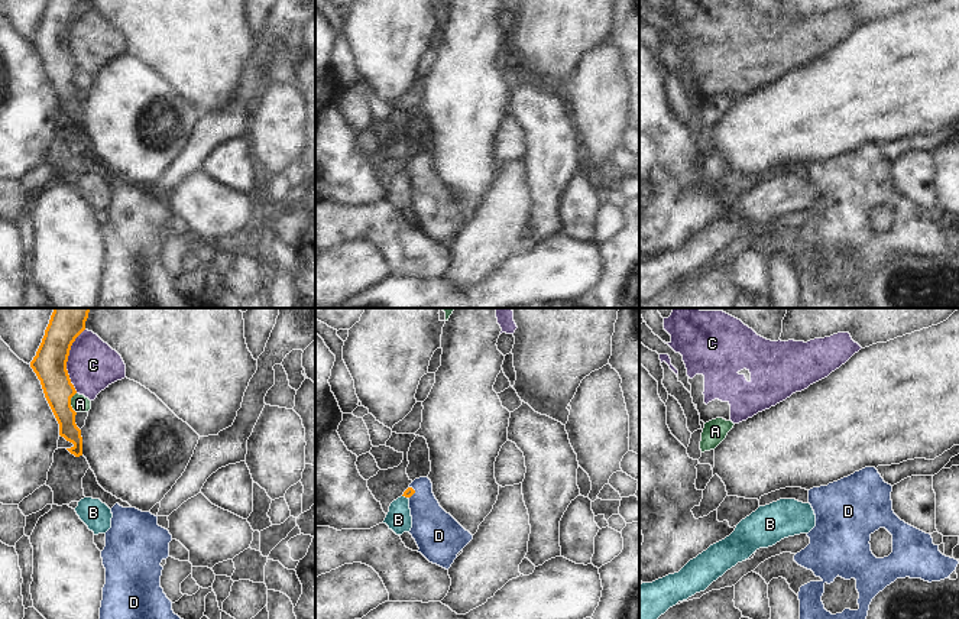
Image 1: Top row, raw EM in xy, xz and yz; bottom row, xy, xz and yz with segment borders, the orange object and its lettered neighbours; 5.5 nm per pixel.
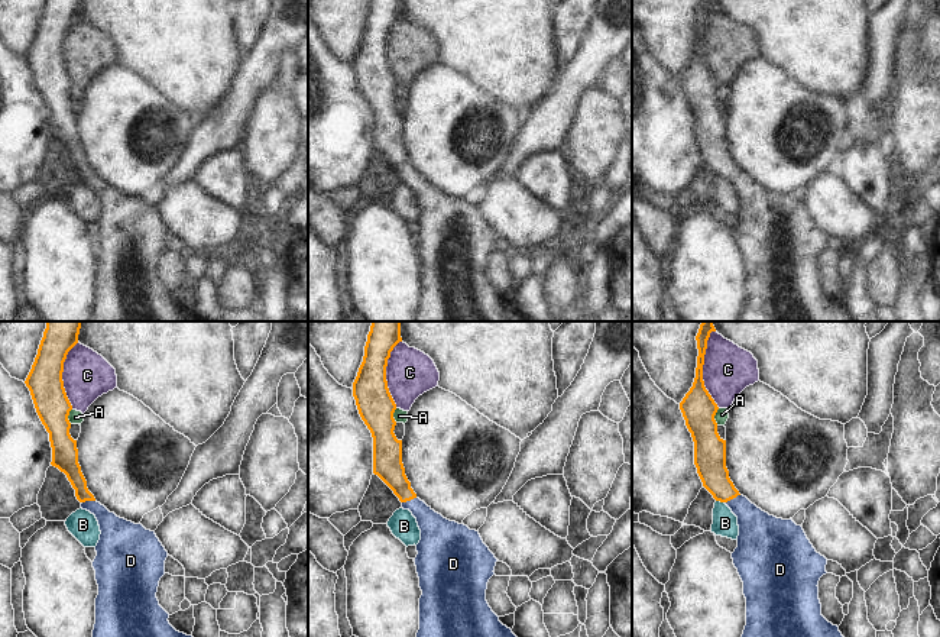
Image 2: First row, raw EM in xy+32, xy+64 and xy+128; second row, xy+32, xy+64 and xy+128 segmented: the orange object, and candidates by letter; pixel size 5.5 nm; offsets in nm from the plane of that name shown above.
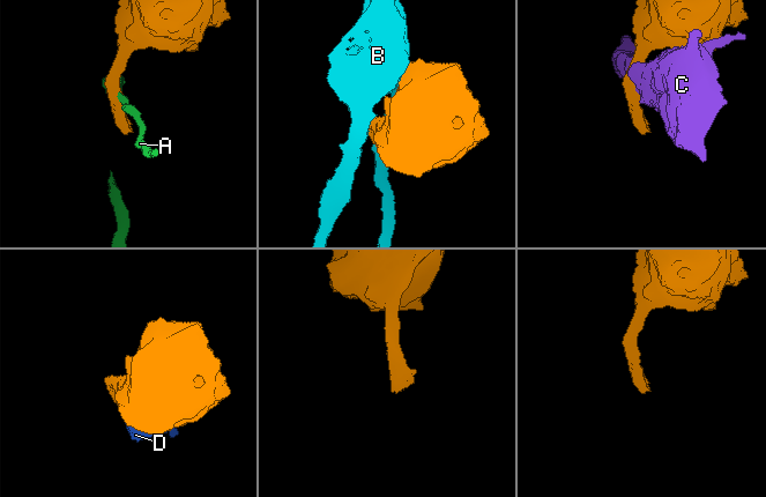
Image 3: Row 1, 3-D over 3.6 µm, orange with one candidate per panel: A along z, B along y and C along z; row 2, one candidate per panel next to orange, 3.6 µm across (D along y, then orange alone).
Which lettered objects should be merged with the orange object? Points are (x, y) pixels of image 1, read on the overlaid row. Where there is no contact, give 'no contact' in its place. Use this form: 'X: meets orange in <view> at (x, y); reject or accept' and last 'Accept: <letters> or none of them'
A: meets orange in xy at (70, 402); reject
B: meets orange in xz at (405, 496); reject
C: meets orange in xy at (67, 360); reject
D: meets orange in xz at (414, 492); accept
Accept: D

